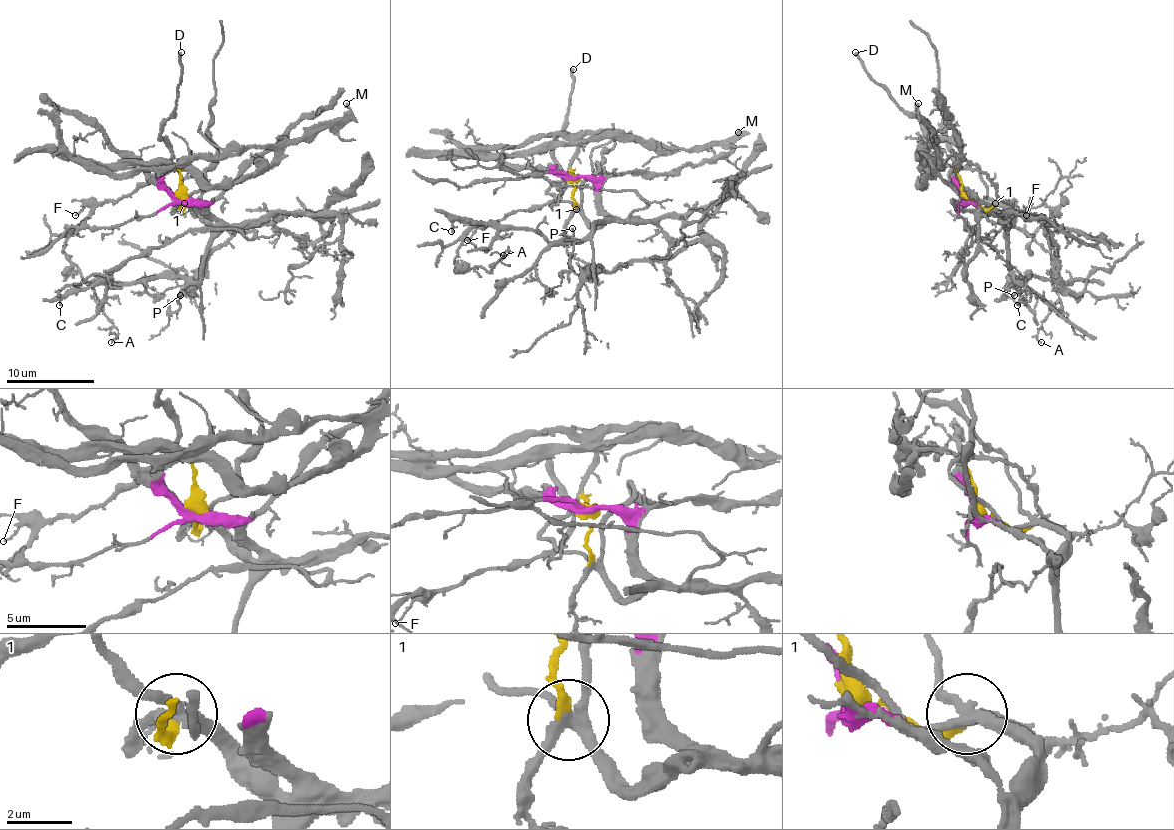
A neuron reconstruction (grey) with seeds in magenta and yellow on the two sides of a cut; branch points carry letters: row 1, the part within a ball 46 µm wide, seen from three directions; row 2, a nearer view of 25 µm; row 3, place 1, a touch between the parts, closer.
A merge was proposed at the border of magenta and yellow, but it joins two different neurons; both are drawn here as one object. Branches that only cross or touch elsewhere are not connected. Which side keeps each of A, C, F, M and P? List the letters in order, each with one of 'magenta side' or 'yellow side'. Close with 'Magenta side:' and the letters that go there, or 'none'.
A: yellow side
C: magenta side
F: yellow side
M: yellow side
P: magenta side
Magenta side: C, P

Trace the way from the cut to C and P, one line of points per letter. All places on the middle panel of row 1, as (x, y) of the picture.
C: (573, 179), (593, 183), (608, 216), (580, 241), (458, 221), (452, 232)
P: (573, 179), (586, 177), (593, 183), (597, 205), (608, 216), (595, 223), (580, 241), (573, 239), (571, 228)

